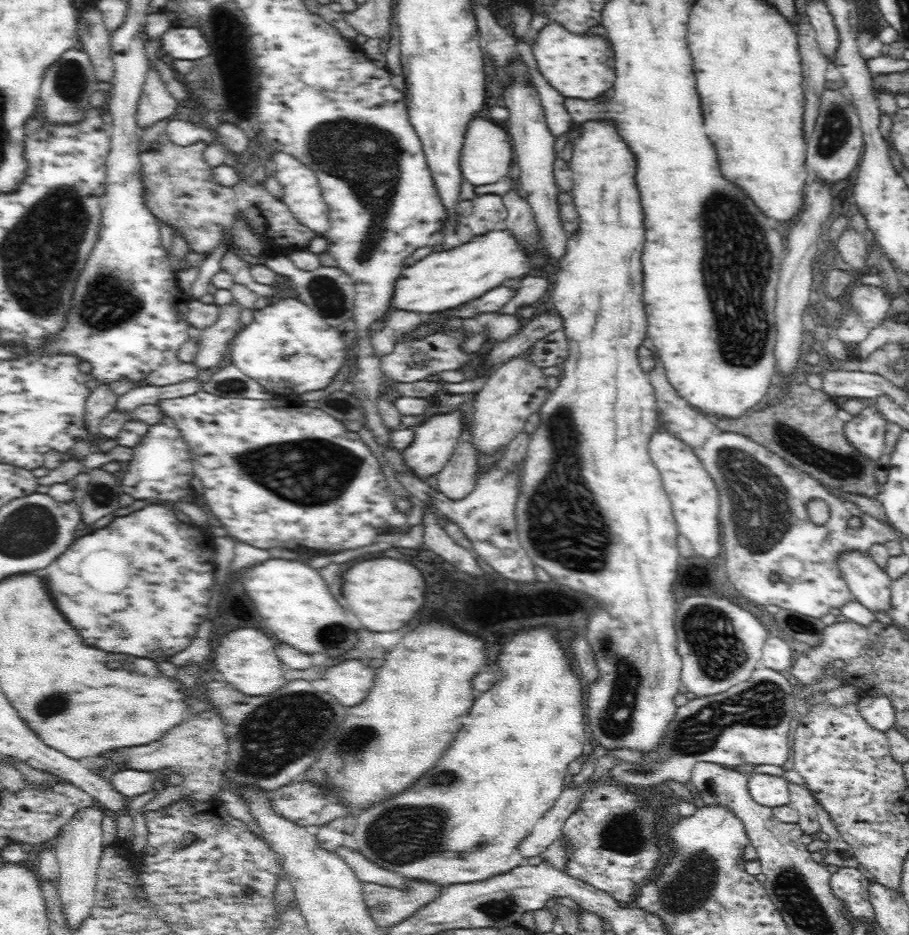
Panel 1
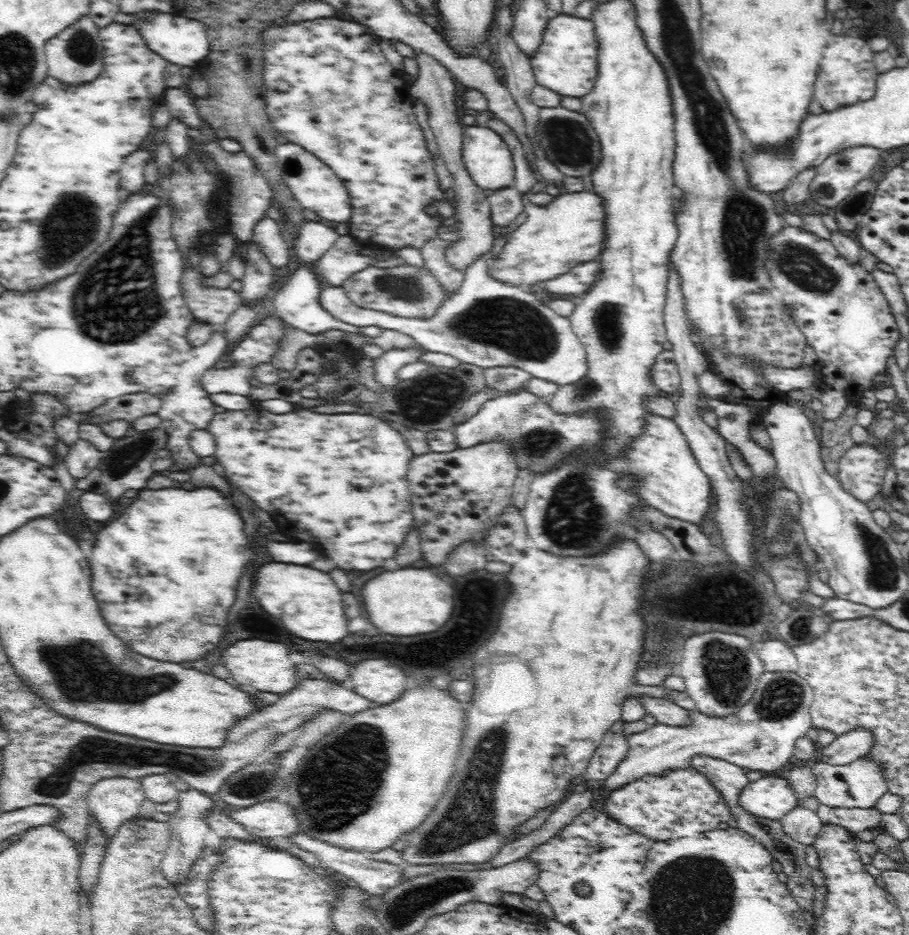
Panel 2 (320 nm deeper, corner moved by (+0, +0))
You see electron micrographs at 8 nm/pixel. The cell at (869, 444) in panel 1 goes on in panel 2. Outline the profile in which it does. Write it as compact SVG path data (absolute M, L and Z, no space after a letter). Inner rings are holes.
M856 444L847 450L839 460L837 479L842 488L863 503L876 500L884 484L886 458L870 446Z

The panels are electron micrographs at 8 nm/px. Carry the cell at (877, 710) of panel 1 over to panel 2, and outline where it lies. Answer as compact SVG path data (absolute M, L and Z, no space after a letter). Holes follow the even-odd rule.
M856 729L836 737L828 746L820 751L820 760L823 764L831 766L848 766L864 758L872 748L872 733L866 729Z

